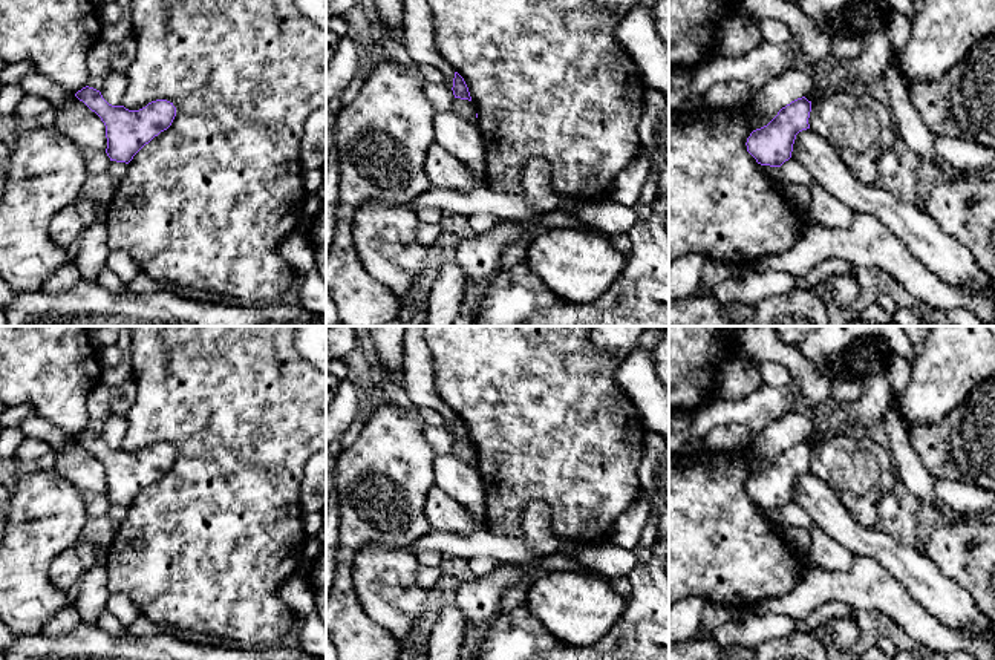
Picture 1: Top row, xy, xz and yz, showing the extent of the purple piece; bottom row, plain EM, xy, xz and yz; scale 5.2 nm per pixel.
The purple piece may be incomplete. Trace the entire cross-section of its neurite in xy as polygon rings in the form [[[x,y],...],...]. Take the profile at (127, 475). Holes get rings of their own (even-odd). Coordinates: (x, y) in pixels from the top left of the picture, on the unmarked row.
[[[83,430],[75,436],[106,469],[107,492],[110,504],[129,507],[133,499],[161,475],[167,473],[176,450],[167,443],[156,443],[139,453],[109,447],[100,433]]]

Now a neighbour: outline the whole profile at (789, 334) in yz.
[[[775,326],[779,338],[787,345],[799,341],[807,332],[816,328],[817,326]]]

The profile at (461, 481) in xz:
[[[449,453],[433,458],[433,470],[435,485],[462,504],[478,522],[485,522],[485,490],[478,467]]]

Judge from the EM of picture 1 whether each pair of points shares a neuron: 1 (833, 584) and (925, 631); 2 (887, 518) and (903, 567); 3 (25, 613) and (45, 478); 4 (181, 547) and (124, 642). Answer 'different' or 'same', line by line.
1: same
2: different
3: same
4: different

